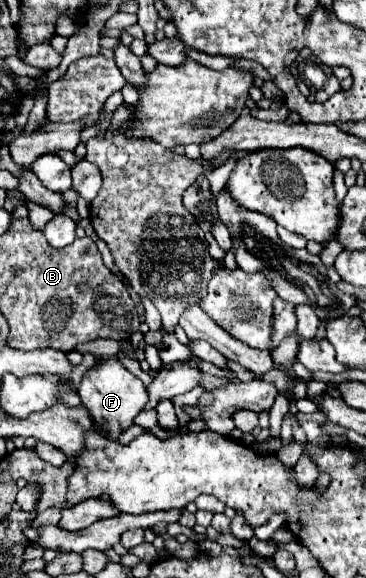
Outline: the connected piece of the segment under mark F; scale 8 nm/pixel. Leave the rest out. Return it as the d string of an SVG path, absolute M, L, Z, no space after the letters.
M116 356L102 360L102 366L98 366L98 370L88 370L84 374L82 384L78 388L78 396L80 396L82 404L84 404L84 408L88 410L88 414L92 416L94 424L100 428L100 432L108 440L118 440L118 436L134 424L134 418L148 404L146 386L142 384L142 380L138 376L128 372L118 362Z

